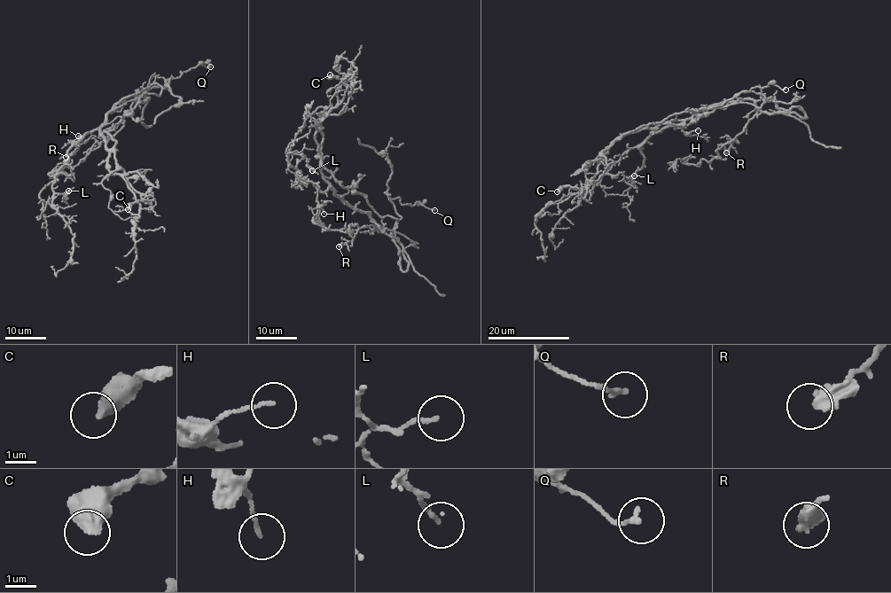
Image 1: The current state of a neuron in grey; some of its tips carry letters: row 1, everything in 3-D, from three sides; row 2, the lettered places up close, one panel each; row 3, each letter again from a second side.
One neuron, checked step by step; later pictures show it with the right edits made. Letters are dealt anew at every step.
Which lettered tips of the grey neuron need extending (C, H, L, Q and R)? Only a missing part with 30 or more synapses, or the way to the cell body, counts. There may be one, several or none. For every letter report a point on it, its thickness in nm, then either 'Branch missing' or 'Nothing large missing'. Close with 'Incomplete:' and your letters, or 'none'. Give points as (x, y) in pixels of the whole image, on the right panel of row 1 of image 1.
C: Place: (557, 191). Thickness 500 nm. Nothing large missing
H: Place: (698, 130). Thickness 110 nm. Nothing large missing
L: Place: (634, 175). Thickness 120 nm. Nothing large missing
Q: Place: (785, 89). Thickness 150 nm. Nothing large missing
R: Place: (726, 152). Thickness 480 nm. Nothing large missing
Incomplete: none

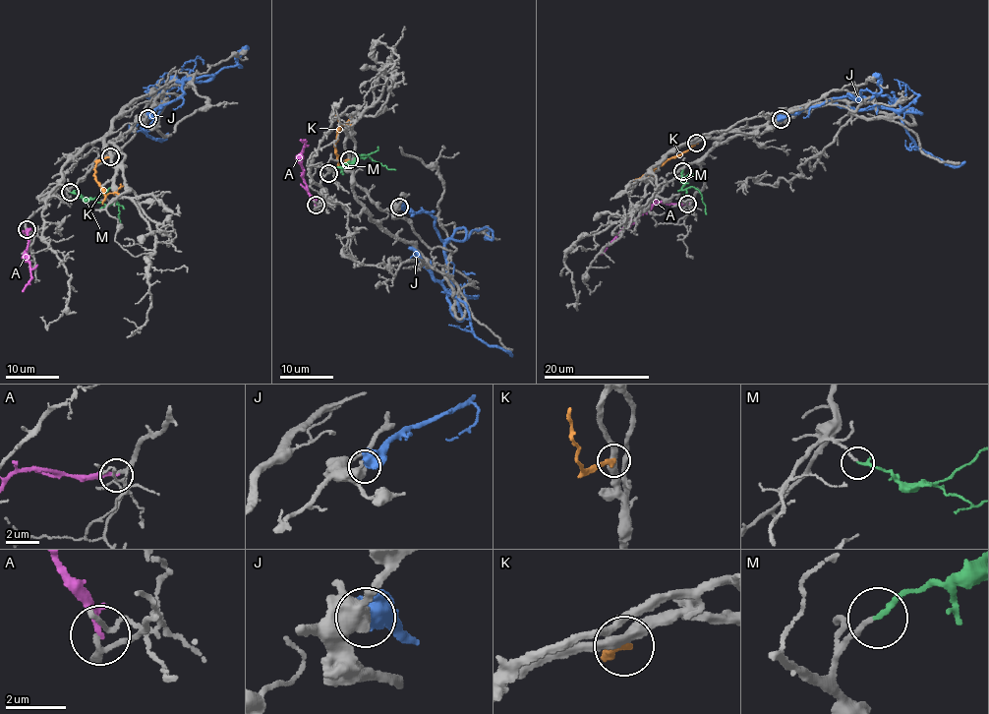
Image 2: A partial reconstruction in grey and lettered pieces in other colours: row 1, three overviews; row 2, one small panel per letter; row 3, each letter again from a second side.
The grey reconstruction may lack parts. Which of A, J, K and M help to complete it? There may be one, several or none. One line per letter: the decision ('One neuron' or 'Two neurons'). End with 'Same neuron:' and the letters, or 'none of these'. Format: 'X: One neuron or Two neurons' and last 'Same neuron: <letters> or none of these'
A: One neuron
J: Two neurons
K: Two neurons
M: One neuron
Same neuron: A, M

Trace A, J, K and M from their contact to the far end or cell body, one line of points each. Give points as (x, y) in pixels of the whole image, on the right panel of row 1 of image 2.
A: (687, 204), (657, 203), (628, 225), (601, 254)
J: (781, 119), (838, 97), (889, 95), (894, 97), (892, 109), (916, 146), (953, 165), (965, 161)
K: (696, 144), (656, 166), (649, 174), (652, 174), (654, 165)
M: (682, 171), (682, 190), (689, 187), (702, 195), (706, 214)

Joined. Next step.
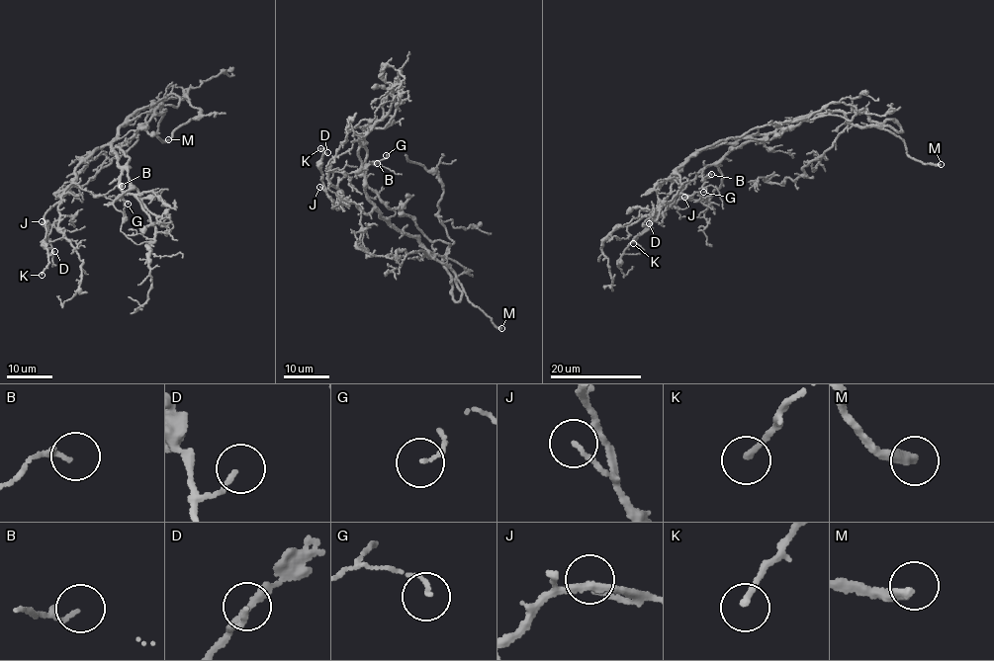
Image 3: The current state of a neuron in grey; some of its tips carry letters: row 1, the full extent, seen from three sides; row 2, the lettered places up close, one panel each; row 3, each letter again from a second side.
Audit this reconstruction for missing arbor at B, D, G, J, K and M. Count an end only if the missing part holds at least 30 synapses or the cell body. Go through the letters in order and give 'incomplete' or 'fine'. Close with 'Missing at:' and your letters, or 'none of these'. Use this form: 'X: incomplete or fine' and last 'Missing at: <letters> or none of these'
B: fine
D: fine
G: fine
J: fine
K: fine
M: incomplete
Missing at: M

